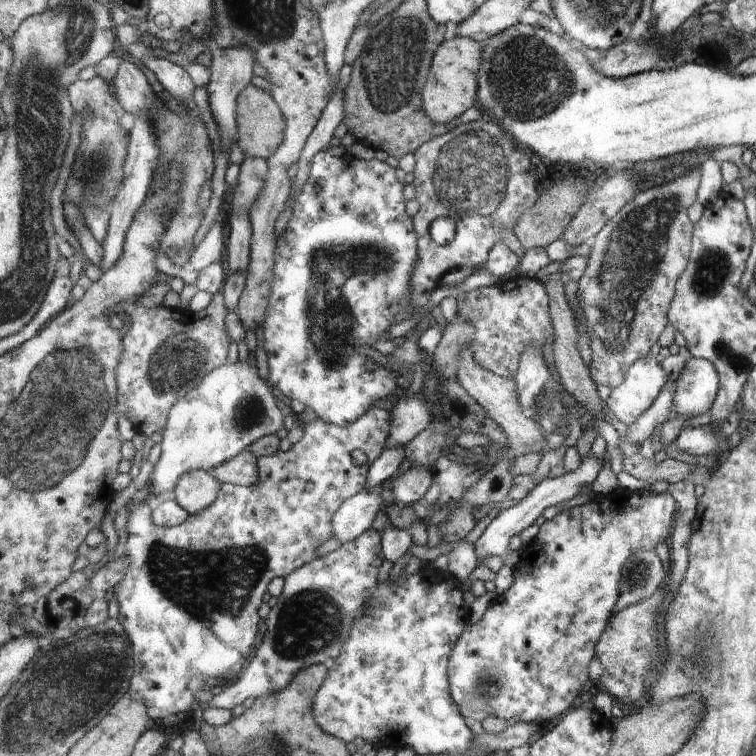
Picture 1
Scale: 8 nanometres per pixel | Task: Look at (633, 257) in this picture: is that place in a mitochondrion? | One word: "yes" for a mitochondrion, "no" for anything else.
yes

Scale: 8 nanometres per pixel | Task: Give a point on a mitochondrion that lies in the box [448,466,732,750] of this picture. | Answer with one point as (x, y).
(691, 653)

